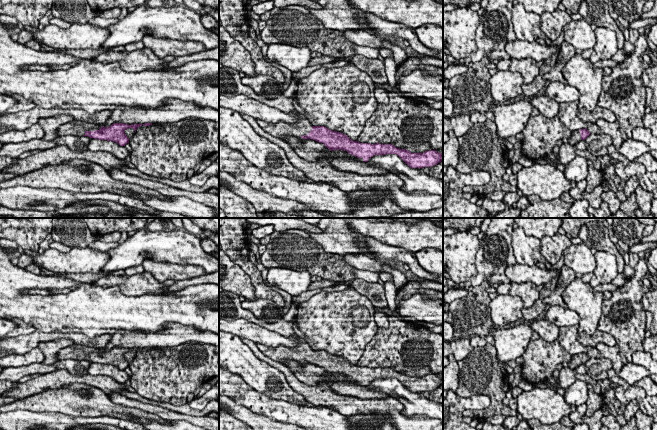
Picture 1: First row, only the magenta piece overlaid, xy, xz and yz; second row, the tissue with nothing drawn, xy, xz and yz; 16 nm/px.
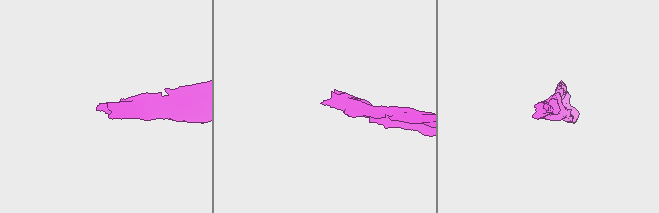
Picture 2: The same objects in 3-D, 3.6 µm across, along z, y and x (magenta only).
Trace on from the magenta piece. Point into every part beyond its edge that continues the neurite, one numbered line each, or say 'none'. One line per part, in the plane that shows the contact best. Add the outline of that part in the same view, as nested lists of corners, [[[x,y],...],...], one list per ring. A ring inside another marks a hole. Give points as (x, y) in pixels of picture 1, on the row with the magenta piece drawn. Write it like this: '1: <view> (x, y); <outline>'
1: xz (303, 127); [[[304,116],[296,123],[279,122],[274,124],[267,123],[260,119],[256,119],[256,121],[264,131],[277,138],[295,136],[304,140],[302,137],[308,135],[313,126]]]

